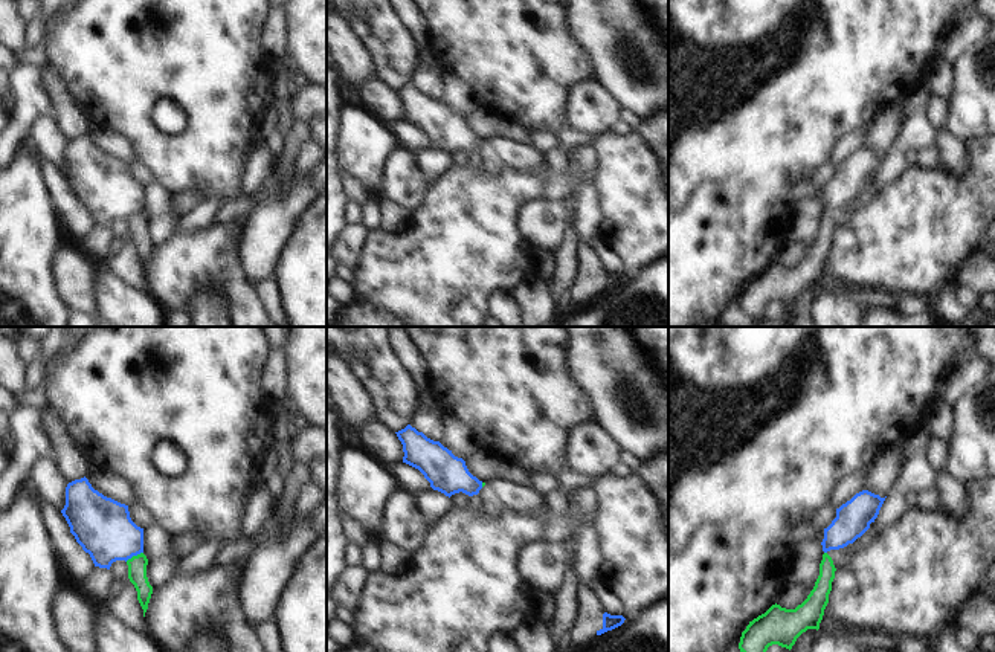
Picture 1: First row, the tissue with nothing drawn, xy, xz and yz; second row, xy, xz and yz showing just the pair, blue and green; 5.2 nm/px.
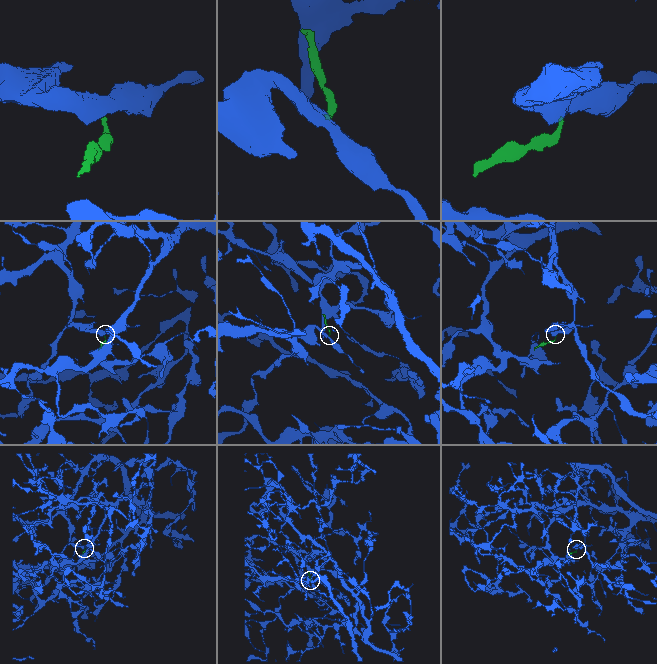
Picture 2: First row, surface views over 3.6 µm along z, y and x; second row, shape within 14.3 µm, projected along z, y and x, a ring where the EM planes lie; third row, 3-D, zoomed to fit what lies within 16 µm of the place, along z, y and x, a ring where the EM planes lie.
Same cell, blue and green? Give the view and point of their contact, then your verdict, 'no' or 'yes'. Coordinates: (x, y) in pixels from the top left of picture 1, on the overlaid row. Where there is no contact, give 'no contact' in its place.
meets blue in xy at (133, 555); no

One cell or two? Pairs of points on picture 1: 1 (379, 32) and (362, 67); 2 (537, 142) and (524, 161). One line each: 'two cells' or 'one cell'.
1: two cells
2: two cells

